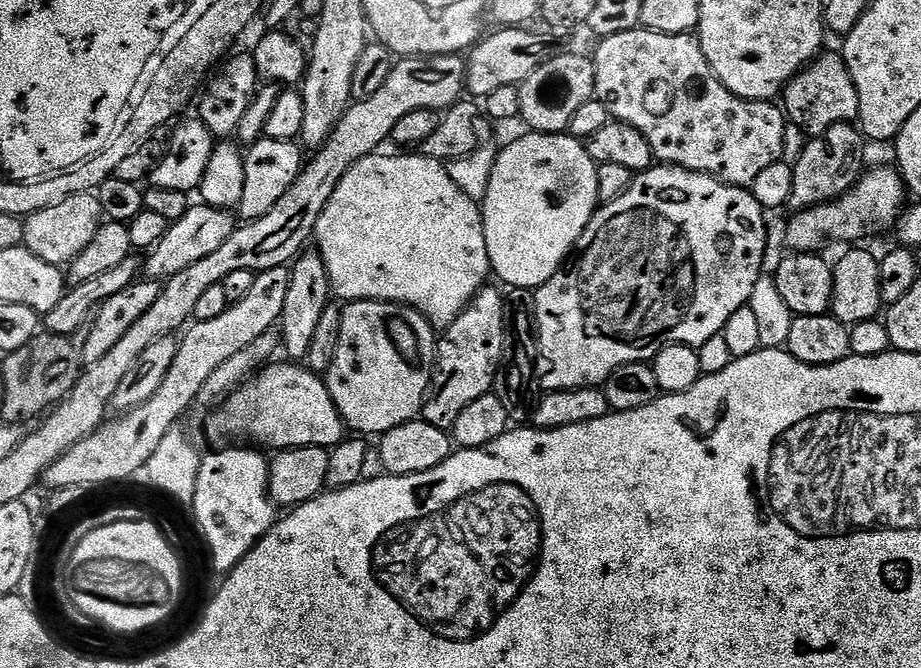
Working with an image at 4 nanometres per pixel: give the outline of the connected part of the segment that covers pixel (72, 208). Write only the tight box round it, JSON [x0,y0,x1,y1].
[23,192,104,266]

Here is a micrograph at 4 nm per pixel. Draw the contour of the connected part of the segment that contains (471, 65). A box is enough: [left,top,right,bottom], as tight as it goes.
[466,26,550,98]

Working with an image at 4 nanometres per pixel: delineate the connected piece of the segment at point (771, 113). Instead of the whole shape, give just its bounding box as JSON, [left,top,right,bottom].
[594,27,789,188]

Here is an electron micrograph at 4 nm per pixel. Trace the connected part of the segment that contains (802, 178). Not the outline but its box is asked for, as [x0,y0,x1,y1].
[788,123,866,210]

